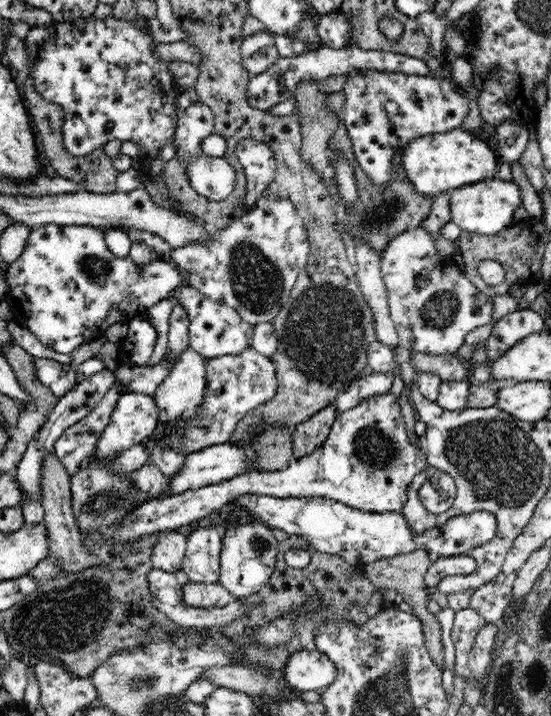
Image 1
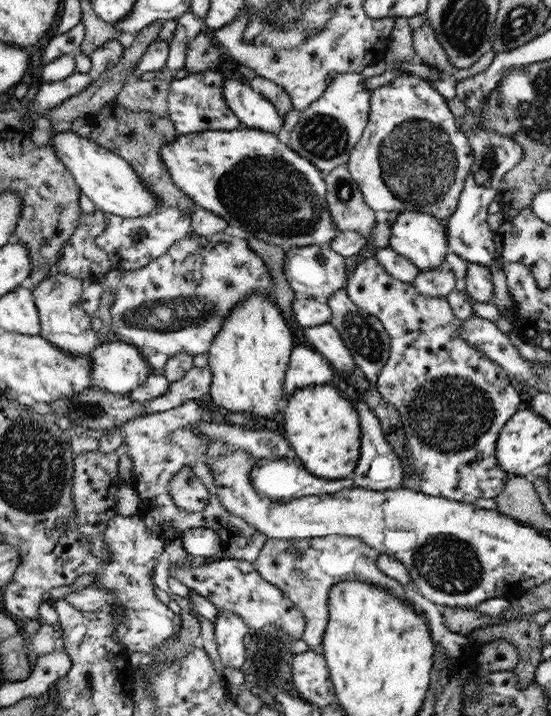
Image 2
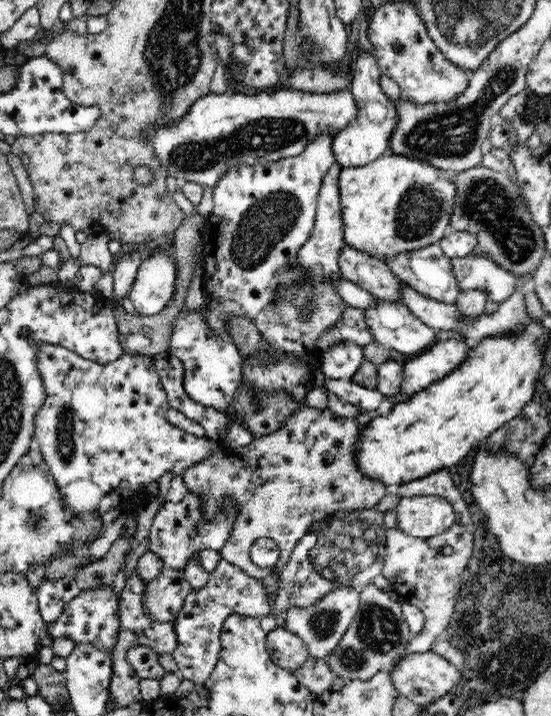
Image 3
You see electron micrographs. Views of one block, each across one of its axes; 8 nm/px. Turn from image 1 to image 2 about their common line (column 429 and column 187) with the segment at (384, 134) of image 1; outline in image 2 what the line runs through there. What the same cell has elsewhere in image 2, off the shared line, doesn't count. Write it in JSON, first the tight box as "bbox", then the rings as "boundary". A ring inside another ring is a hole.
{"bbox":[167,68,247,135],"boundary":[[[220,68],[199,73],[190,73],[181,79],[169,77],[169,93],[167,98],[167,114],[170,116],[177,135],[205,131],[245,130],[247,126],[240,122],[234,111],[226,105],[224,99],[224,82],[227,78]]]}

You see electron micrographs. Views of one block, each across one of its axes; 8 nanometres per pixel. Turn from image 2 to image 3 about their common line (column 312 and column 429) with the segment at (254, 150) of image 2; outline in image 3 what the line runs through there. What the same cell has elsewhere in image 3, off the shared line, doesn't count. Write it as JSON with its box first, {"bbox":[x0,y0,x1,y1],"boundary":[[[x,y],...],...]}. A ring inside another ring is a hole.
{"bbox":[337,153,456,261],"boundary":[[[391,153],[376,158],[366,166],[341,168],[337,183],[345,244],[384,261],[385,257],[412,252],[440,240],[445,231],[449,230],[456,194],[455,184],[451,179],[443,177],[446,171],[441,170],[441,172],[442,176],[440,169],[431,164]]]}

